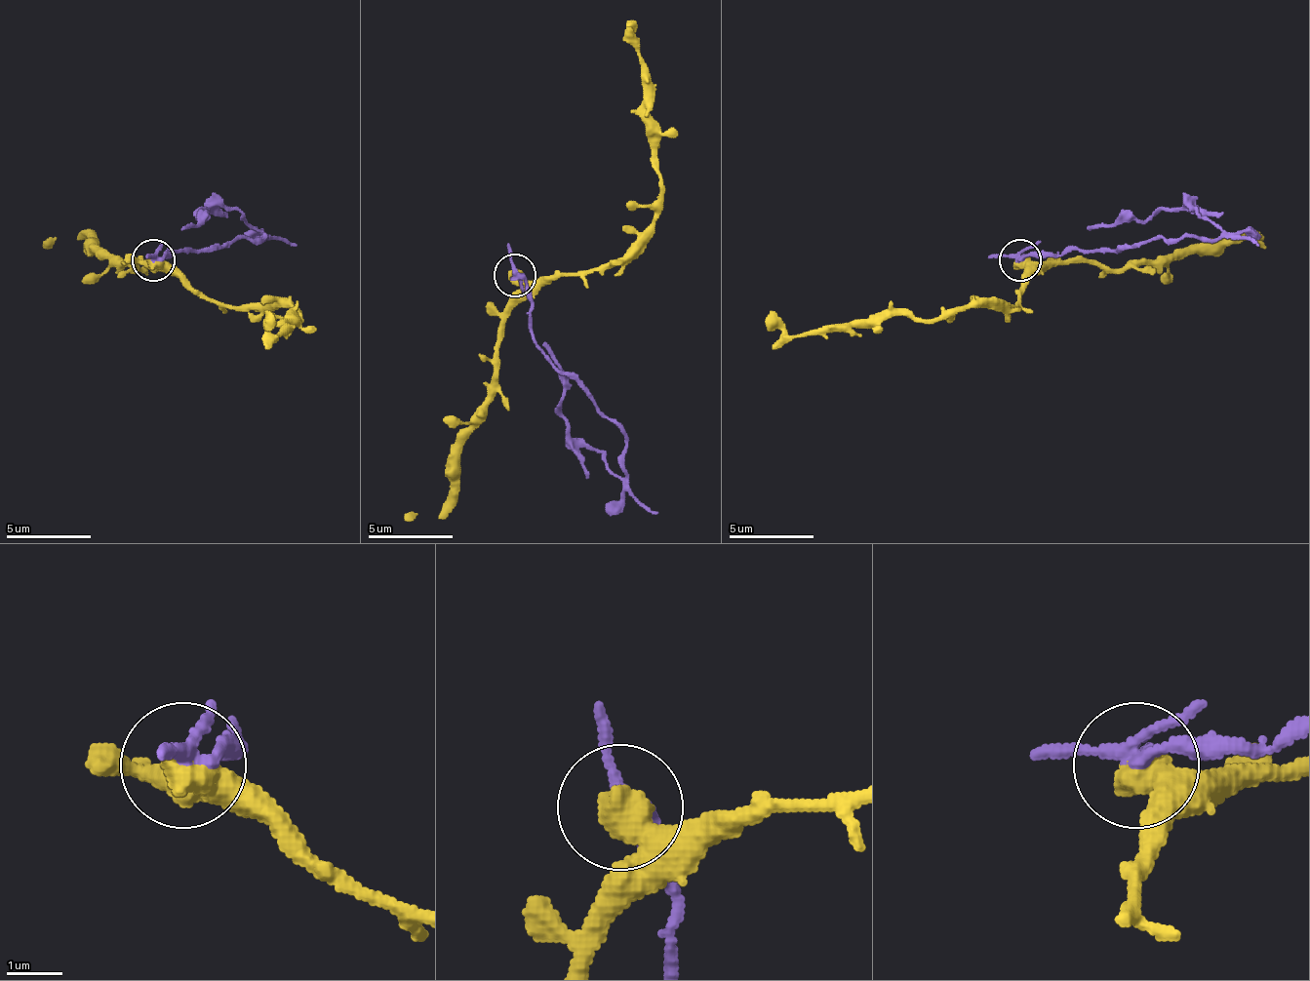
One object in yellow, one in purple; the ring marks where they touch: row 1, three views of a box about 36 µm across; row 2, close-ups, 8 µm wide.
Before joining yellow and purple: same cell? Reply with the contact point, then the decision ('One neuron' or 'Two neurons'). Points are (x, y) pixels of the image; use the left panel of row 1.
Place: (153, 260). Two neurons

